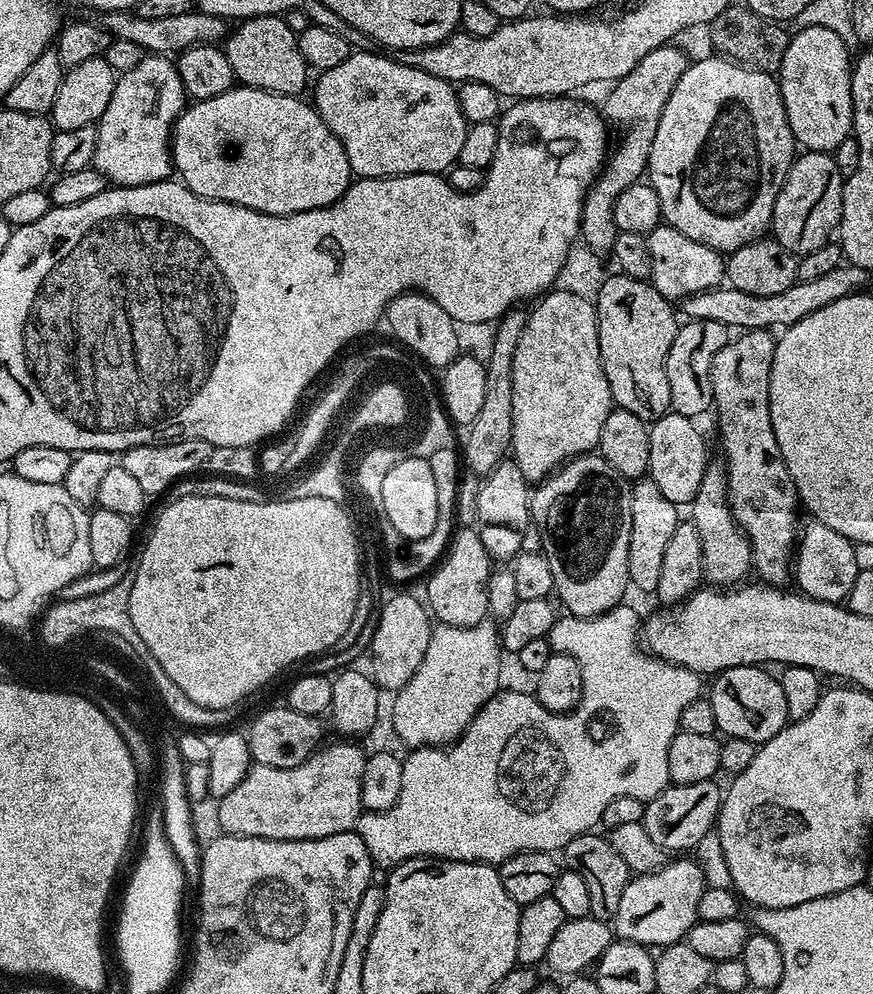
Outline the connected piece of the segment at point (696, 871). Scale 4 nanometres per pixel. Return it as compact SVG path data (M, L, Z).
M688 858L669 859L653 872L642 872L629 879L622 890L622 902L618 902L614 917L614 932L619 939L628 940L632 944L643 944L649 950L659 950L670 944L681 943L687 937L688 931L698 923L698 898L702 898L706 885L704 871L699 863L692 858L684 859Z

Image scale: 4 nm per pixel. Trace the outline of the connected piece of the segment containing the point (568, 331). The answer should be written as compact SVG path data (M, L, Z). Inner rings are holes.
M552 290L536 306L533 312L527 313L528 321L522 338L518 338L512 367L514 430L510 456L530 482L544 480L574 456L591 453L599 445L602 426L606 426L606 418L614 407L610 382L600 357L595 303L575 294Z

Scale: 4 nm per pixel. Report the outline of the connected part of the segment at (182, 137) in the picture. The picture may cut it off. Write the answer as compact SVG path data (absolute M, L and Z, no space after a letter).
M233 86L216 97L189 103L172 127L172 166L194 194L275 216L327 208L353 183L354 173L342 142L322 122L315 107L300 96Z

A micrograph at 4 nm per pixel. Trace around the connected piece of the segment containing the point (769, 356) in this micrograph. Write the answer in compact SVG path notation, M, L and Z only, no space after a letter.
M759 328L753 332L741 331L737 338L729 339L718 354L714 354L712 375L712 402L716 420L720 423L720 448L724 451L722 463L728 470L728 505L732 507L738 526L746 534L752 547L754 572L763 583L777 586L790 576L790 561L794 556L794 545L798 540L796 487L786 470L782 450L778 450L778 438L774 438L774 426L770 422L770 370L776 349L777 337L771 331Z

